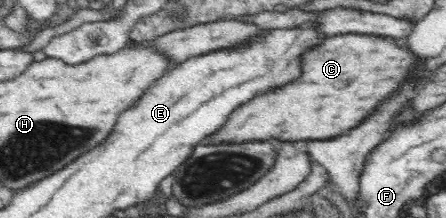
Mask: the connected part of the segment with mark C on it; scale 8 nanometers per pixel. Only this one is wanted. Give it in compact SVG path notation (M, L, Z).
M366 35L327 37L302 57L306 59L306 71L302 71L298 79L292 79L286 87L278 87L278 91L266 91L266 95L258 95L258 99L238 107L226 121L226 127L206 141L212 145L240 145L268 139L308 141L338 137L344 131L358 127L384 97L396 91L414 63L414 57L408 51L386 39L372 39Z

